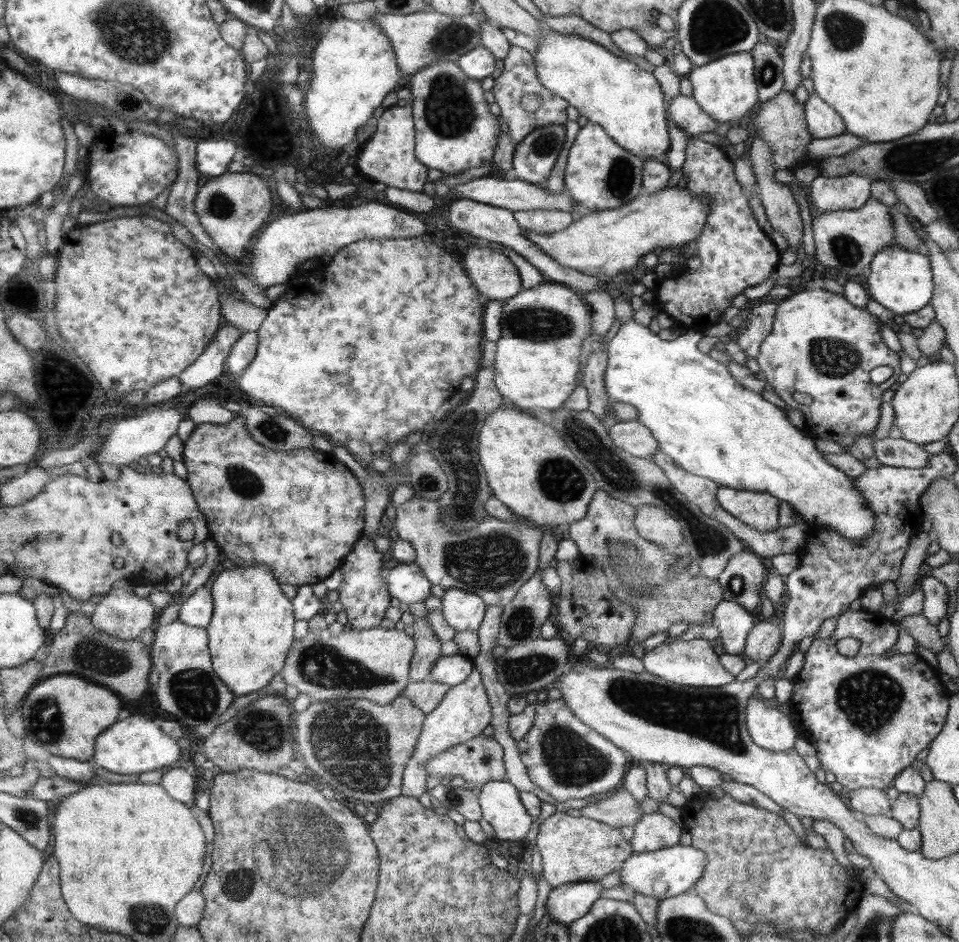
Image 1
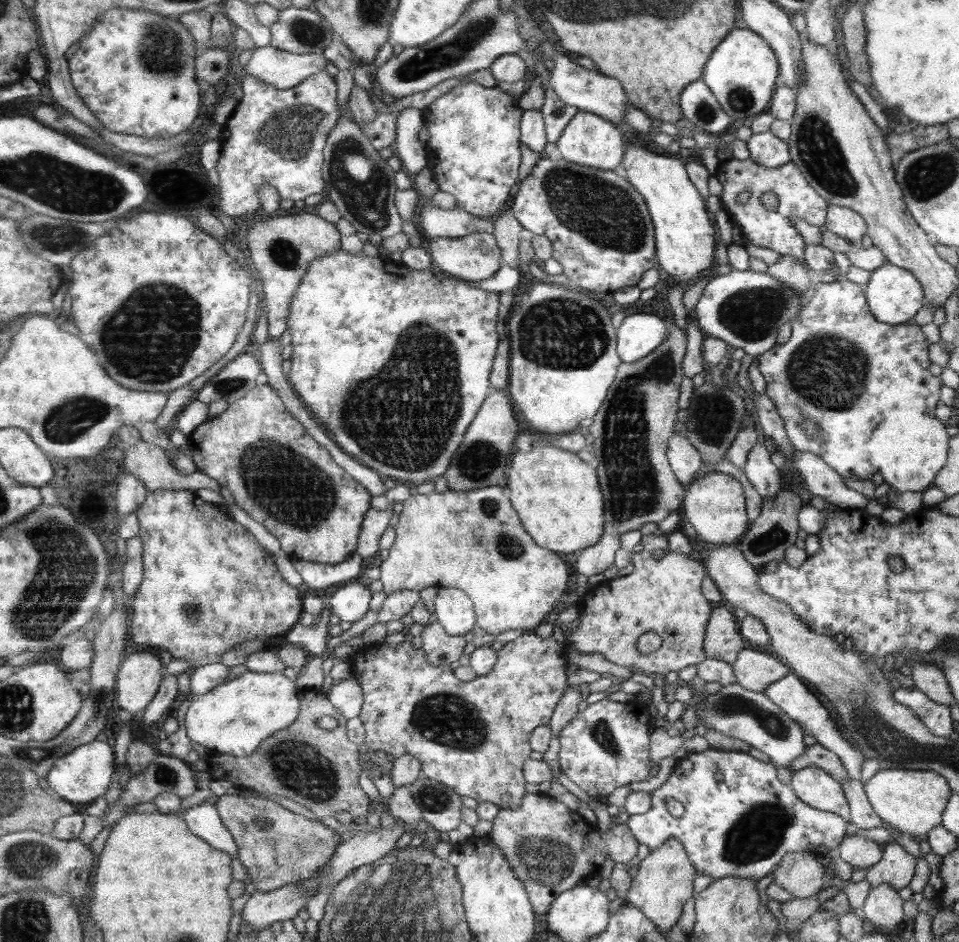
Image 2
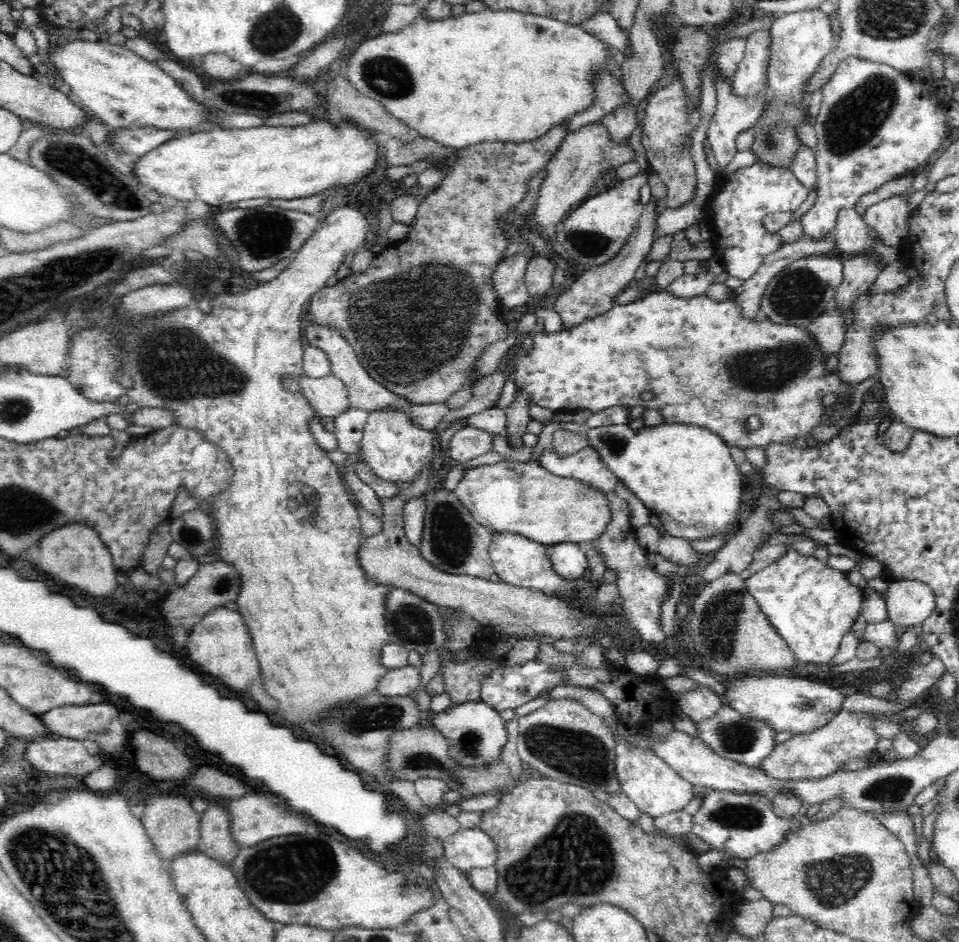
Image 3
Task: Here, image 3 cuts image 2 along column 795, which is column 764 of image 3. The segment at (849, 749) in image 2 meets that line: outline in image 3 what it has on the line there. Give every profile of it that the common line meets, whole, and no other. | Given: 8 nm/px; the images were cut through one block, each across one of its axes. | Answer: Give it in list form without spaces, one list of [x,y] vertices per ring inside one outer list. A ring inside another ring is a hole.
[[[750,675],[728,682],[726,700],[733,710],[749,720],[762,720],[778,733],[810,734],[822,728],[841,711],[847,694],[840,688],[806,680],[802,676]]]

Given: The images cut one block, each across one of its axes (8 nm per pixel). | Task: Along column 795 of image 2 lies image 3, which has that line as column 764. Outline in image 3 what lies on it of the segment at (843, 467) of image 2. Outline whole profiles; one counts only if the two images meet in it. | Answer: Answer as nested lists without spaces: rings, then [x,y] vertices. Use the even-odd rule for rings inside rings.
[[[654,292],[642,299],[637,299],[631,303],[625,302],[623,305],[615,305],[608,312],[599,314],[588,321],[581,322],[575,327],[569,329],[562,328],[561,331],[546,333],[541,331],[536,333],[533,338],[532,350],[530,353],[526,353],[521,347],[518,350],[518,356],[510,359],[510,366],[505,370],[505,376],[508,377],[509,372],[514,371],[514,382],[517,386],[517,390],[525,390],[531,398],[531,402],[538,404],[544,408],[550,408],[550,410],[556,412],[574,412],[578,408],[586,408],[591,410],[592,413],[600,412],[601,410],[613,407],[624,406],[632,408],[633,406],[644,406],[645,409],[655,408],[658,409],[664,420],[664,423],[678,422],[678,423],[690,423],[690,425],[698,425],[700,427],[706,427],[708,430],[714,431],[719,437],[722,437],[728,446],[738,446],[745,449],[748,447],[760,447],[765,450],[768,445],[772,443],[784,443],[790,445],[792,441],[797,437],[803,437],[808,442],[808,438],[812,437],[812,428],[816,426],[828,426],[835,421],[839,420],[842,415],[842,410],[830,409],[830,401],[839,400],[842,408],[851,404],[848,399],[844,399],[847,396],[847,392],[853,386],[844,384],[841,382],[839,376],[835,376],[835,373],[826,369],[826,363],[828,357],[824,357],[822,349],[818,347],[818,342],[815,341],[815,336],[809,333],[807,328],[800,328],[799,326],[792,326],[791,324],[774,324],[771,320],[768,320],[762,314],[756,316],[756,318],[744,318],[741,315],[741,308],[731,300],[731,296],[723,301],[715,301],[708,298],[706,294],[701,296],[690,298],[690,300],[684,300],[678,297],[674,297],[672,294],[662,292]],[[644,392],[652,392],[654,397],[651,400],[643,400],[642,394]],[[748,416],[760,416],[761,427],[758,430],[752,431],[748,429]]]

